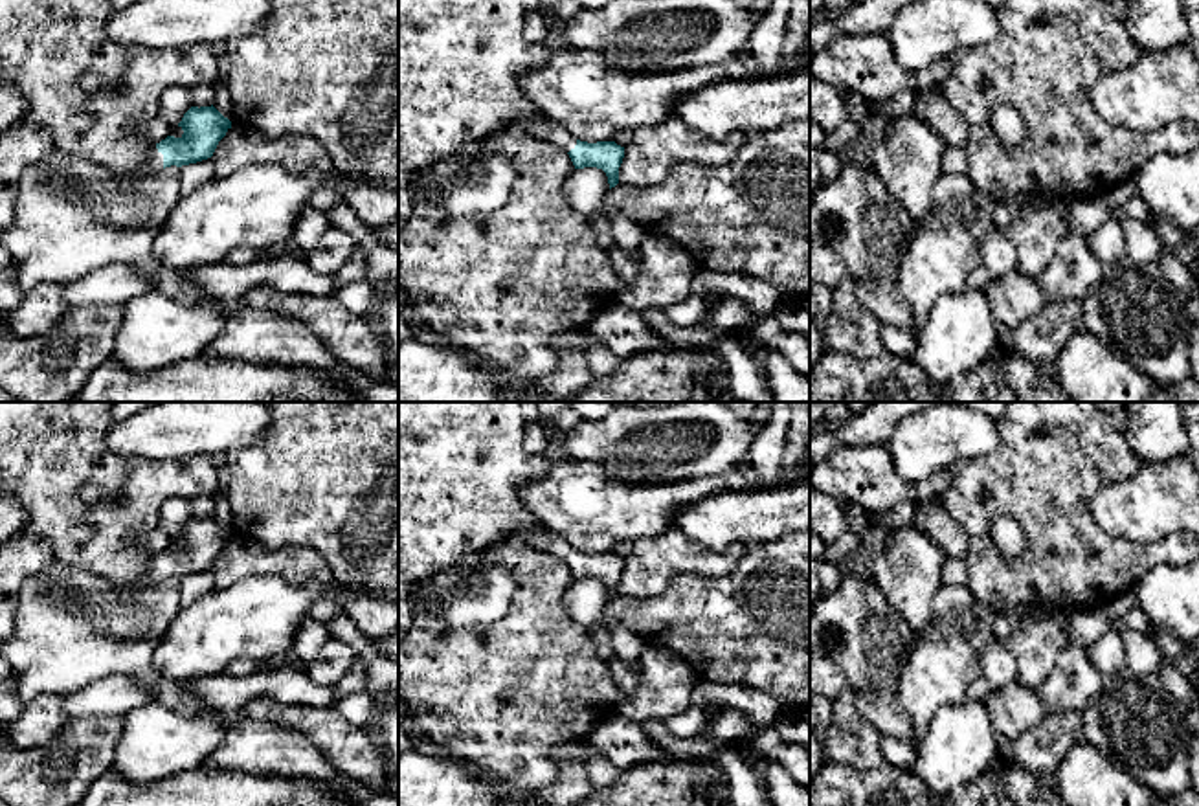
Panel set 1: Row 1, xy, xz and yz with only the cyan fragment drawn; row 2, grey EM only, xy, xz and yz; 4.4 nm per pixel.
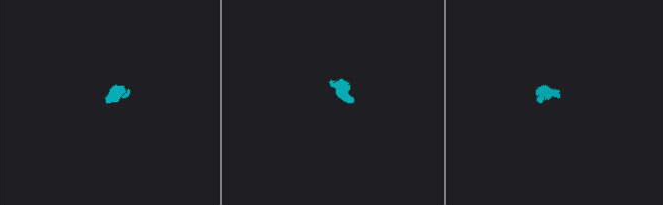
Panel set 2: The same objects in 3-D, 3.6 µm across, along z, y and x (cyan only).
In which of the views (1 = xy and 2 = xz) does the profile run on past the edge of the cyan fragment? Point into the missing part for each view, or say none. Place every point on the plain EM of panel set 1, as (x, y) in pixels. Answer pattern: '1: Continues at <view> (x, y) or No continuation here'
1: Continues at xy (155, 571)
2: Continues at xz (548, 542)

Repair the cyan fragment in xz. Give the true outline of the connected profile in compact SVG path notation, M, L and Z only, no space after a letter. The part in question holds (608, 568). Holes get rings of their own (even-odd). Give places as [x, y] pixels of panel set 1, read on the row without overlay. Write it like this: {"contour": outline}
{"contour": "M518 529L510 536L527 542L543 553L564 560L575 580L597 578L608 588L610 600L619 595L619 578L624 569L624 558L615 553L588 554L575 551L564 538L547 531Z"}

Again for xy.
{"contour": "M213 516L191 518L178 538L184 545L180 549L167 547L156 554L143 573L145 582L160 584L171 577L182 578L211 569L219 553L231 540L231 532Z"}

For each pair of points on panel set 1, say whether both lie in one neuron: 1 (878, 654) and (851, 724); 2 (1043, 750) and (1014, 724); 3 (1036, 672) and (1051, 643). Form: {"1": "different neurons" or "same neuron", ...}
{"1": "different neurons", "2": "different neurons", "3": "same neuron"}

